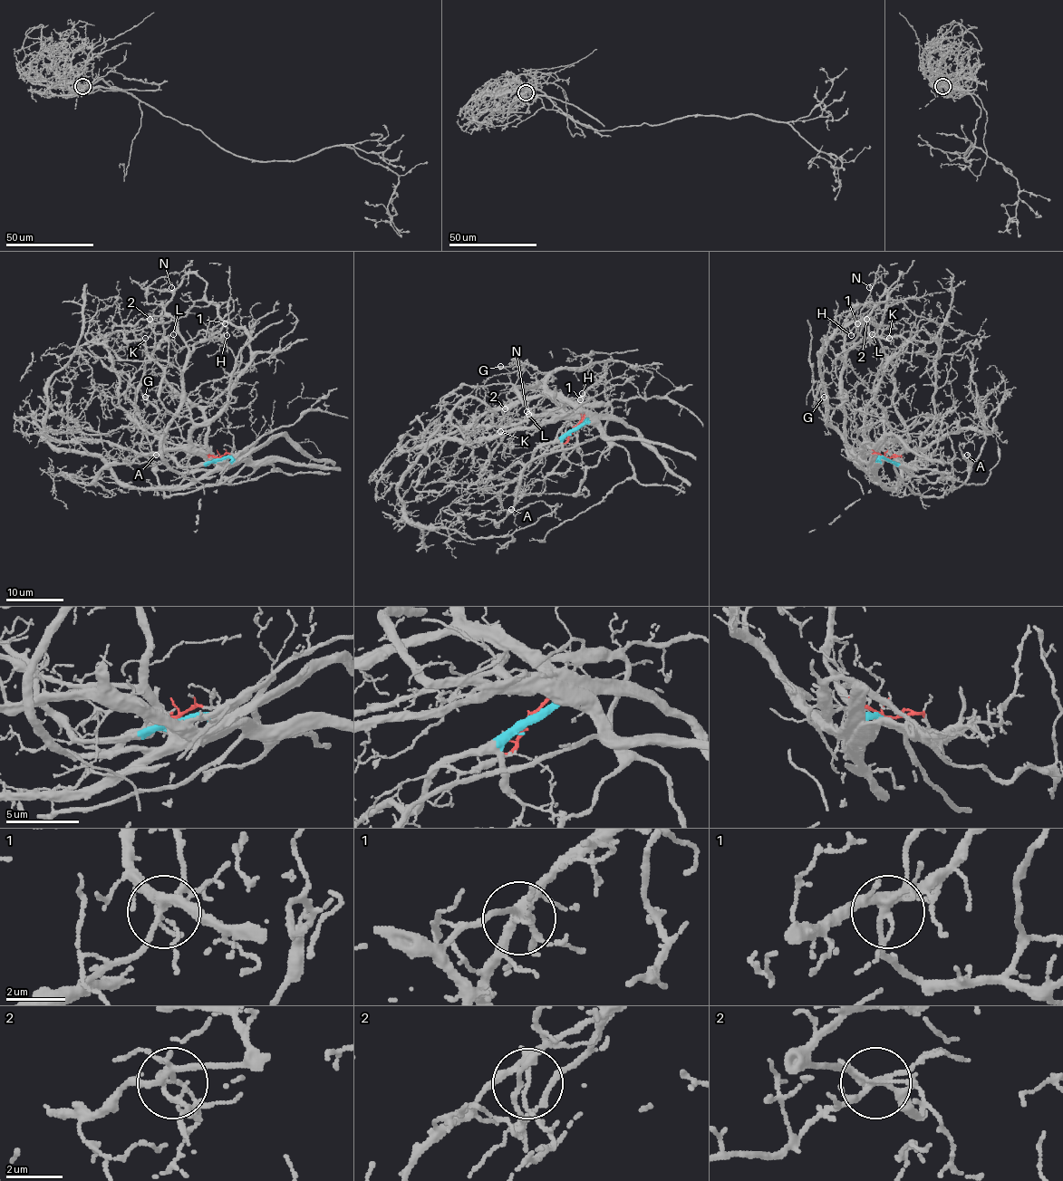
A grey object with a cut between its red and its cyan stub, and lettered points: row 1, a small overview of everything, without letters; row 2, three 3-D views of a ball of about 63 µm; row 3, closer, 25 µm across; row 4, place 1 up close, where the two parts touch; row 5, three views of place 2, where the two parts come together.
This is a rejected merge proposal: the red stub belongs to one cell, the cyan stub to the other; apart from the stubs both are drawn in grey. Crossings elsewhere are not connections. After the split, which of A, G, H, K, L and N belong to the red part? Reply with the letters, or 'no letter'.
G, H

